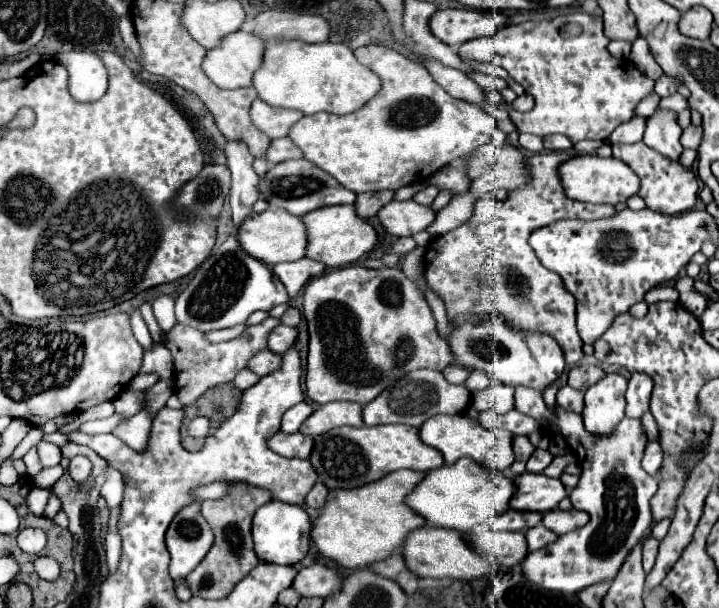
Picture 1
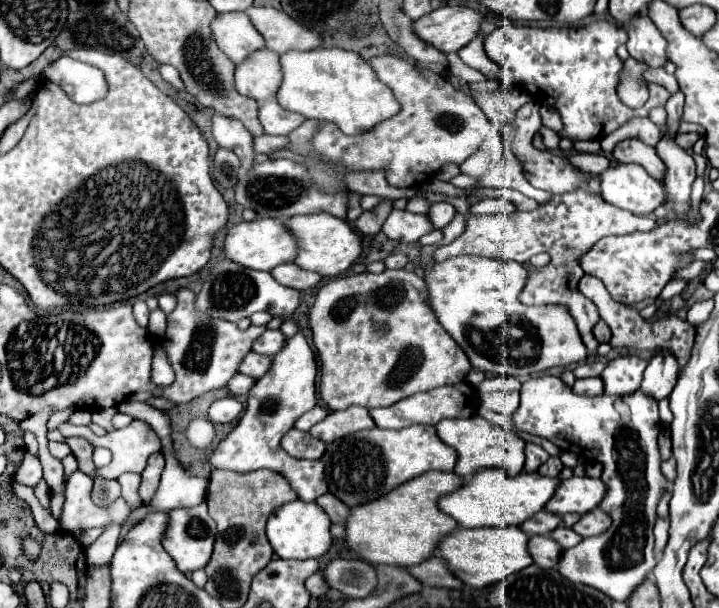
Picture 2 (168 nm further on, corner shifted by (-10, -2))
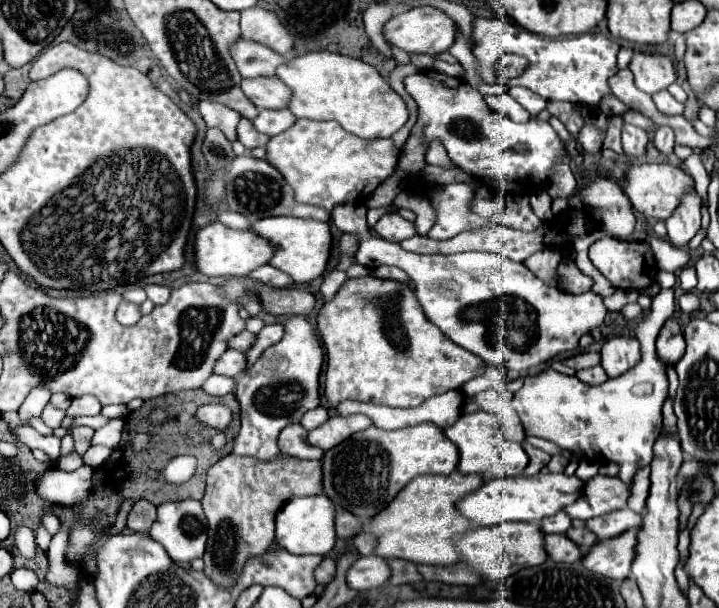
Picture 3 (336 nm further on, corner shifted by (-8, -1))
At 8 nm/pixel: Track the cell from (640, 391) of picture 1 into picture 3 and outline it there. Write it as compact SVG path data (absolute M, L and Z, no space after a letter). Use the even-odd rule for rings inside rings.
M668 319L656 339L658 357L664 361L666 367L676 365L680 361L680 357L684 355L684 349L686 349L686 345L684 345L684 335L682 335L680 325L674 319Z

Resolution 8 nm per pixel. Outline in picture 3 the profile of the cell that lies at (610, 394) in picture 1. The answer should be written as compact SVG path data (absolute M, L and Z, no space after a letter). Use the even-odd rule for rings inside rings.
M612 337L602 347L602 367L606 375L620 377L640 363L640 343L634 337Z

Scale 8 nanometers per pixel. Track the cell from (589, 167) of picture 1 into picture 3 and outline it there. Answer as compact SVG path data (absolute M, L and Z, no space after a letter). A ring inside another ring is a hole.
M636 163L636 165L630 165L630 169L626 171L622 191L632 203L632 207L642 215L654 217L654 219L668 219L676 209L682 193L686 193L692 187L692 183L694 181L690 175L686 175L682 169L670 163ZM676 177L678 177L678 193L676 193Z

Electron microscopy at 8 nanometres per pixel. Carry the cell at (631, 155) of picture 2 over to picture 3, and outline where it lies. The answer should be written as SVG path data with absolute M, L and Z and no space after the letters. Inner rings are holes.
M624 125L622 129L622 149L630 157L646 157L648 135L644 129L634 125Z

